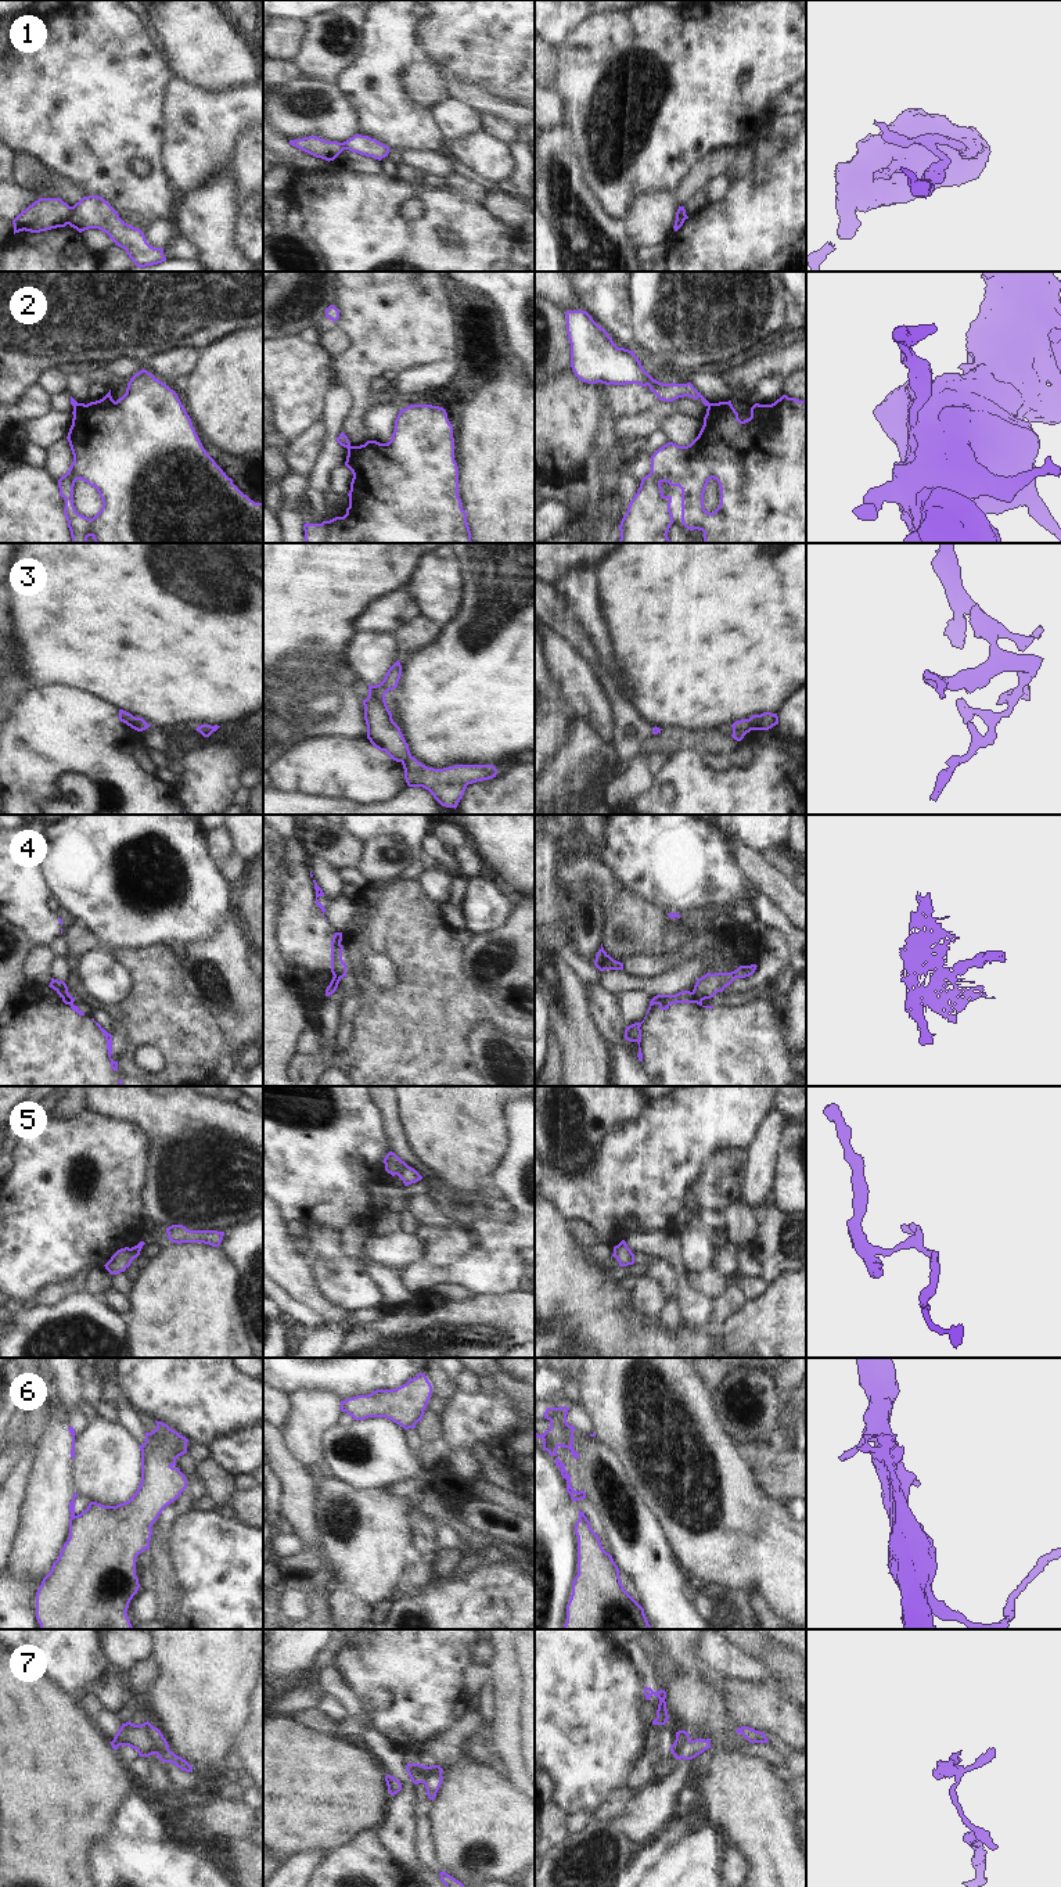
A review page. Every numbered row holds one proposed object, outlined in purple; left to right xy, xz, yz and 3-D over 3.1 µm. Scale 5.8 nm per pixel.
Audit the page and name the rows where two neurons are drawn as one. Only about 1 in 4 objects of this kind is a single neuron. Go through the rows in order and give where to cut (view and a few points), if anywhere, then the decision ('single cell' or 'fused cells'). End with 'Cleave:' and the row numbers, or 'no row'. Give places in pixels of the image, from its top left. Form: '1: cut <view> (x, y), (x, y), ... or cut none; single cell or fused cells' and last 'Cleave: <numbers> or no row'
1: cut xy (72, 207), (67, 223); fused cells
2: cut xz (349, 445), (346, 448); fused cells
3: cut xy (135, 718), (139, 730); fused cells
4: cut yz (691, 992), (701, 1000); fused cells
5: cut xy (129, 1248), (133, 1258); fused cells
6: cut xy (76, 1516), (75, 1523), (69, 1528); fused cells
7: cut xz (441, 1772), (428, 1775), (424, 1783); fused cells
Cleave: 1, 2, 3, 4, 5, 6, 7

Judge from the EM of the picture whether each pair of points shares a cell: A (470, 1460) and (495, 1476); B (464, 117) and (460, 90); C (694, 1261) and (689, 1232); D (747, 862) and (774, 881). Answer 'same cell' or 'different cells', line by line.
A: same cell
B: different cells
C: same cell
D: same cell

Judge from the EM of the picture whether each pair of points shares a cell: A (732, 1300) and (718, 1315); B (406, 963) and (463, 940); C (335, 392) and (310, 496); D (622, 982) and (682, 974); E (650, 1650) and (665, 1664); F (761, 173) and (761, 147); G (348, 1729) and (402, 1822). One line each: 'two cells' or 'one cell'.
A: one cell
B: two cells
C: one cell
D: one cell
E: one cell
F: one cell
G: two cells

